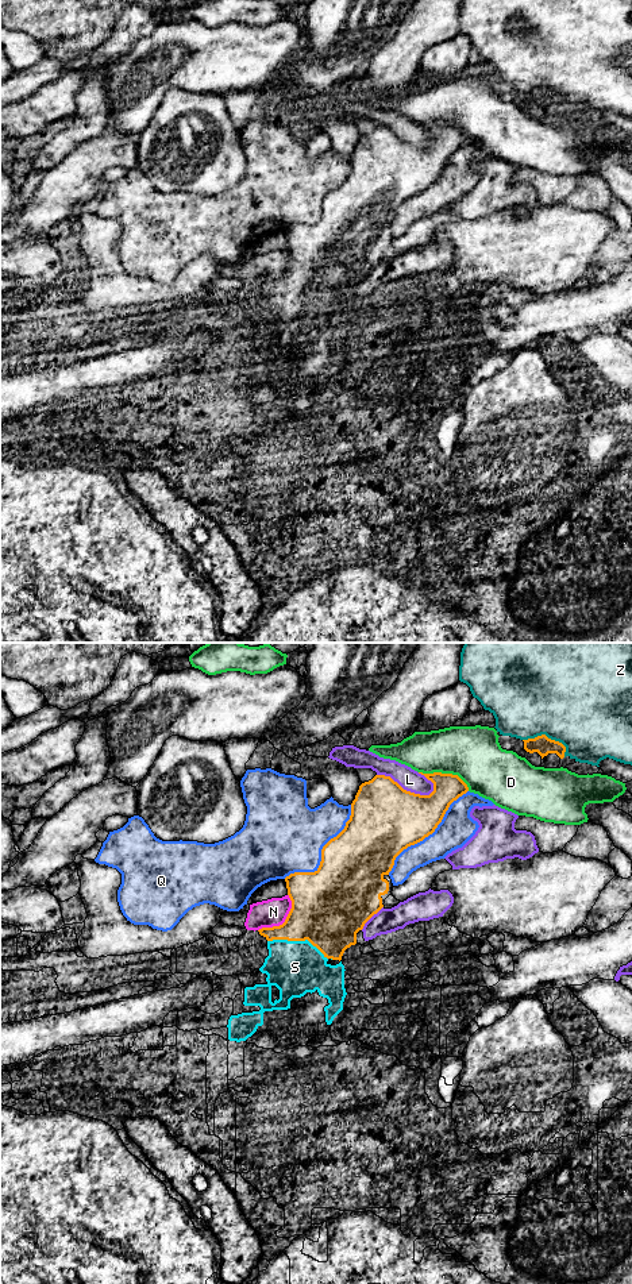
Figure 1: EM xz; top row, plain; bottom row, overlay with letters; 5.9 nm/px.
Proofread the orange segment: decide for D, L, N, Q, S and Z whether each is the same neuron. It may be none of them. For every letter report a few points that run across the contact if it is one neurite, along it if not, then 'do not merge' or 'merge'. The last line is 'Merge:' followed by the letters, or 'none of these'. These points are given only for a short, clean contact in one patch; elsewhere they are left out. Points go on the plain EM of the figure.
D: do not merge
L: do not merge
N: do not merge
Q: do not merge
S: merge
Z: do not merge
Merge: S

